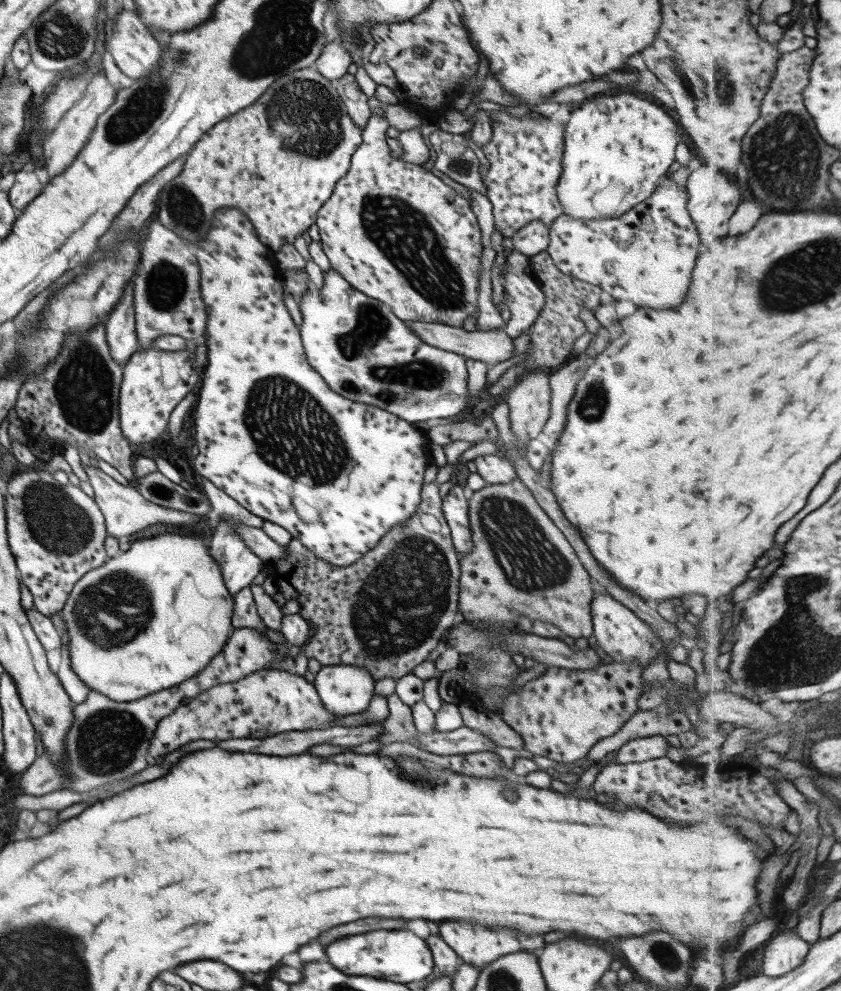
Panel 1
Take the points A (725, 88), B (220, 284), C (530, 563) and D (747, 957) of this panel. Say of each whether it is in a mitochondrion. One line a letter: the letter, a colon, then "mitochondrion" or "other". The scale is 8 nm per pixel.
A: mitochondrion
B: other
C: mitochondrion
D: other

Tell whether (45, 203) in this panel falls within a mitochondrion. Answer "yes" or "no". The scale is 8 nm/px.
no

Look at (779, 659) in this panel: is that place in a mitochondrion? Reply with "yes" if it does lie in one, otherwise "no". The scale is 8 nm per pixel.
yes

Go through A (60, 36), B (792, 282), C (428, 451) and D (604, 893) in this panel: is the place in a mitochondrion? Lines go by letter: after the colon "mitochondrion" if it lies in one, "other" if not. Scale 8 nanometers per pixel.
A: mitochondrion
B: mitochondrion
C: other
D: other

